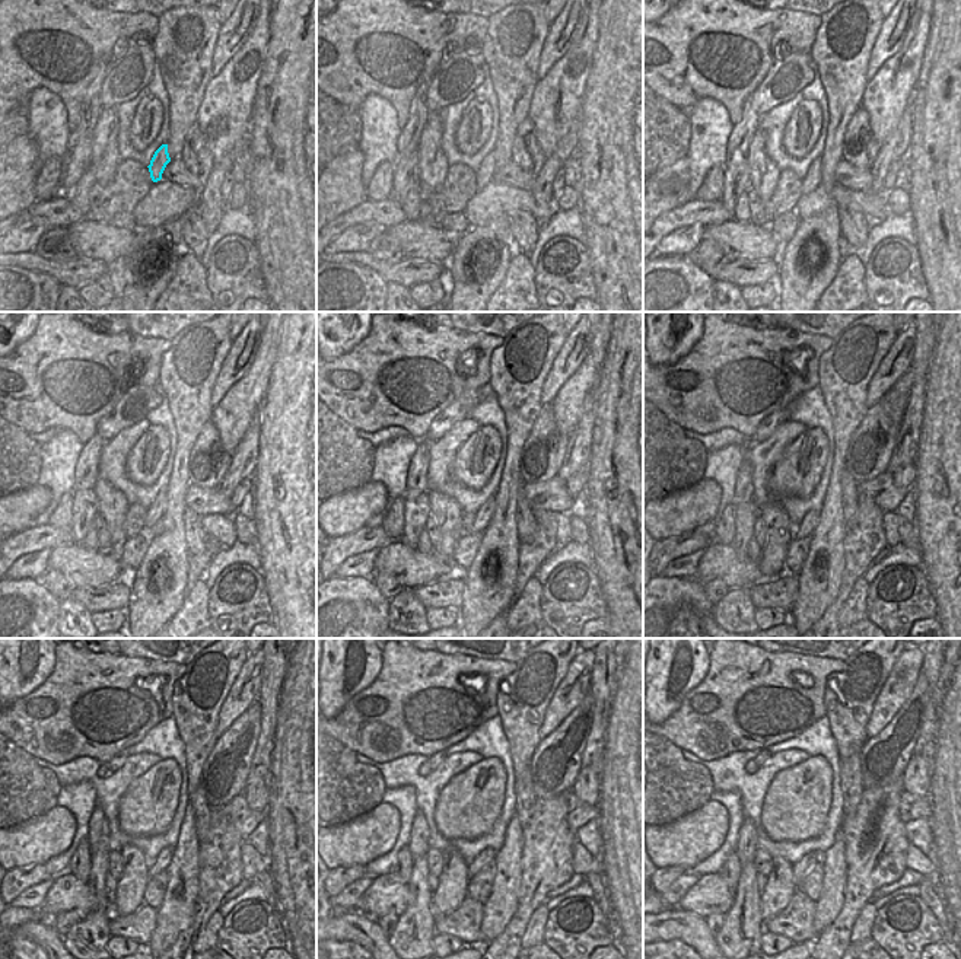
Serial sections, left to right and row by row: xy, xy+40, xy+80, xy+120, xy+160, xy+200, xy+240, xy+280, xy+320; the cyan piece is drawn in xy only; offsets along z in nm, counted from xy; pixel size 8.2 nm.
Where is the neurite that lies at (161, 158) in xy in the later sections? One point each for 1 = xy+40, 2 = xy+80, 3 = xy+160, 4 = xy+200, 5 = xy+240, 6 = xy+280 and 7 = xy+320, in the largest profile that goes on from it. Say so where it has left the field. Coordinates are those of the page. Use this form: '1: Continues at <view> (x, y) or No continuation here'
1: Continues at xy+40 (486, 171)
2: Continues at xy+80 (812, 178)
3: Continues at xy+160 (483, 516)
4: Continues at xy+200 (808, 523)
5: Continues at xy+240 (150, 856)
6: Continues at xy+280 (484, 857)
7: Continues at xy+320 (801, 869)

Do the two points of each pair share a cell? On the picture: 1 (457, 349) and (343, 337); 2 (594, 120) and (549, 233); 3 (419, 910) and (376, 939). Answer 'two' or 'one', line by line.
1: two
2: two
3: two

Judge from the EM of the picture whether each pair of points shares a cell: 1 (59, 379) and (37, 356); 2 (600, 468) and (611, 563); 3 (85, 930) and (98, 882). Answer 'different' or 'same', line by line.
1: same
2: same
3: same

